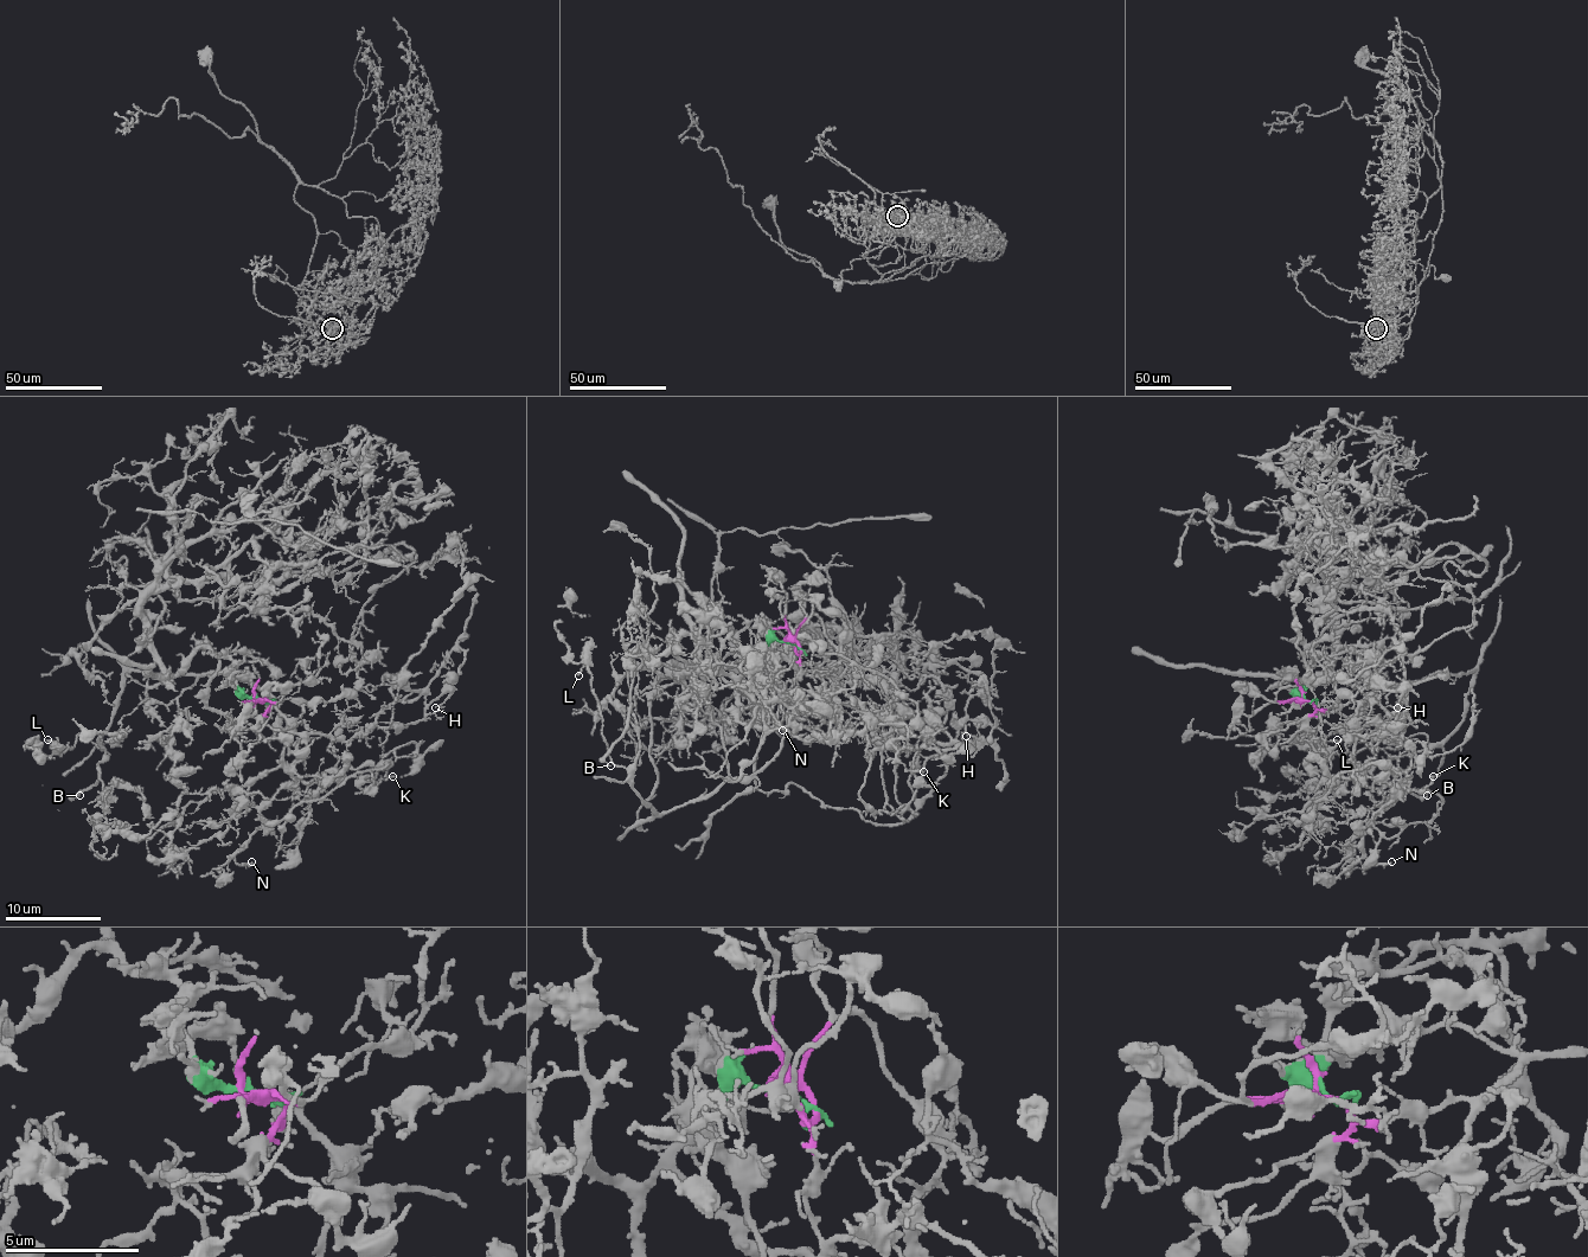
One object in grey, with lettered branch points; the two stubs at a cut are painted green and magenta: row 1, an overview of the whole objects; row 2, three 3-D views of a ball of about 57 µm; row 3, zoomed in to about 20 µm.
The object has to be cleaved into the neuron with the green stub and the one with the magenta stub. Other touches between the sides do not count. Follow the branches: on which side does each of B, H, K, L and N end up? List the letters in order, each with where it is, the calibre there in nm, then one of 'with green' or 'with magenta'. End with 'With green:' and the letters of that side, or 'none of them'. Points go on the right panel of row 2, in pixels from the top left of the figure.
B: at (1427, 795); 120 nm thick; with magenta
H: at (1397, 707); 110 nm thick; with magenta
K: at (1433, 776); 110 nm thick; with magenta
L: at (1337, 739); 150 nm thick; with magenta
N: at (1391, 861); 180 nm thick; with magenta
With green: none of them

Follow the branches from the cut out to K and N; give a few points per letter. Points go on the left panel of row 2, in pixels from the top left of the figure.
K: (262, 698), (286, 720), (283, 763), (295, 777), (309, 784), (372, 765), (372, 789), (394, 775)
N: (262, 698), (286, 720), (288, 742), (274, 768), (231, 791), (262, 820), (236, 859), (253, 861)

